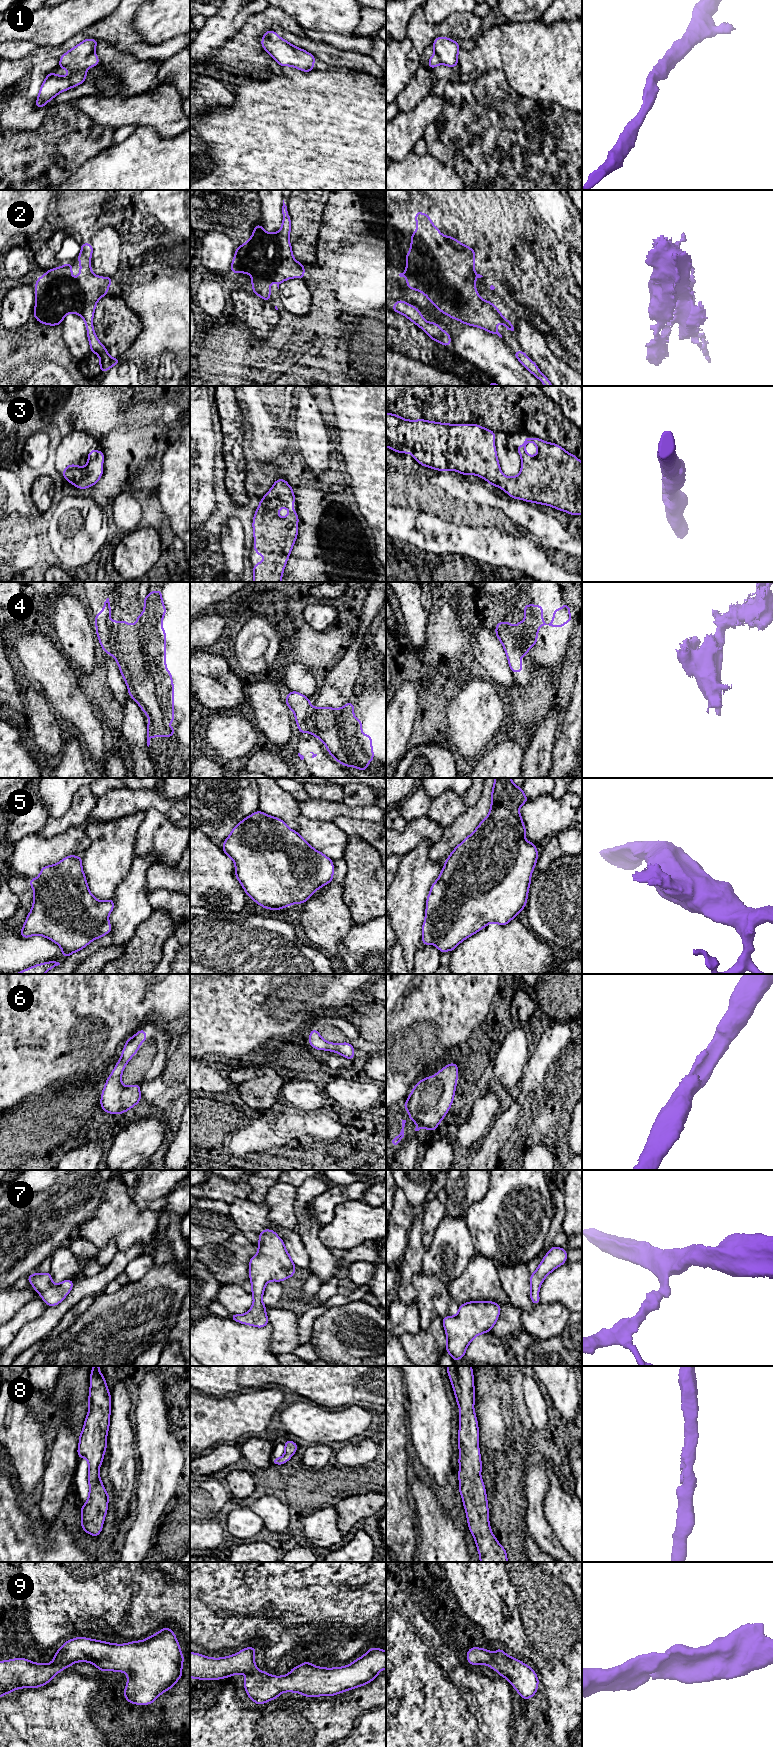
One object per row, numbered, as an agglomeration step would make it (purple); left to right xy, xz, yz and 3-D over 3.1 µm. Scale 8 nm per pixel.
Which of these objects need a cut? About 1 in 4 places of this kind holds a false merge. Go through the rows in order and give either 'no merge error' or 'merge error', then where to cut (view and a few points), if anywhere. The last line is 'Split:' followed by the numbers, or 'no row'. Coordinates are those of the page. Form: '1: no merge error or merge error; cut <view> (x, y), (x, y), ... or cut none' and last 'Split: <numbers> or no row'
1: no merge error; cut none
2: no merge error; cut none
3: no merge error; cut none
4: merge error; cut yz (525, 620), (523, 634), (527, 642), (524, 645)
5: no merge error; cut none
6: no merge error; cut none
7: no merge error; cut none
8: no merge error; cut none
9: no merge error; cut none
Split: 4

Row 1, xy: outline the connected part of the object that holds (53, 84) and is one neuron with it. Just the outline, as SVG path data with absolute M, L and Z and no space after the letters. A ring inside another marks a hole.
M86 38L60 56L58 67L67 69L69 75L63 77L49 72L37 96L36 108L45 106L59 93L77 87L87 79L86 70L100 63L100 59L94 53L98 43L95 39Z

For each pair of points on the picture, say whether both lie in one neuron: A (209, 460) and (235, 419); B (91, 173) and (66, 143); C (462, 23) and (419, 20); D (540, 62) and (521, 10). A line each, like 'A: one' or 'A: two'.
A: two
B: two
C: one
D: two

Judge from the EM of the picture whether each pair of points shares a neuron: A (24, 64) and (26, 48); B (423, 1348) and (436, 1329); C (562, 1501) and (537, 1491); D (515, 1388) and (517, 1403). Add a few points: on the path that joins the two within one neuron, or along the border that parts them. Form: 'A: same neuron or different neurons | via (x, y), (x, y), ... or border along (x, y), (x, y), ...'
A: different neurons | border along (24, 56), (10, 60)
B: same neuron | via (428, 1343), (435, 1334)
C: different neurons | border along (551, 1485), (544, 1500), (544, 1516), (546, 1519)
D: same neuron | via (516, 1392), (517, 1399)

